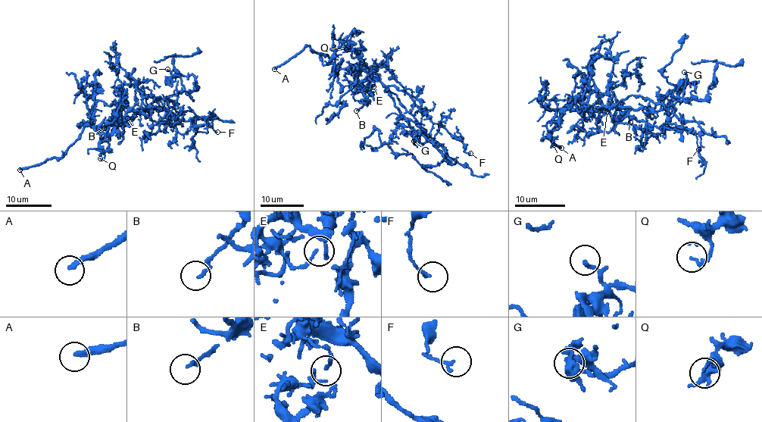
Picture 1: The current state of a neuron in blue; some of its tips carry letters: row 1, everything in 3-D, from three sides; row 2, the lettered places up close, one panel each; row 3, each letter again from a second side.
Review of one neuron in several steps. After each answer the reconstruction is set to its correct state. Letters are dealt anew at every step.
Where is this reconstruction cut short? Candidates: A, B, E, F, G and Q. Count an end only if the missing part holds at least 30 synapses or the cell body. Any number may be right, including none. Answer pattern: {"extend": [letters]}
{"extend": ["A"]}

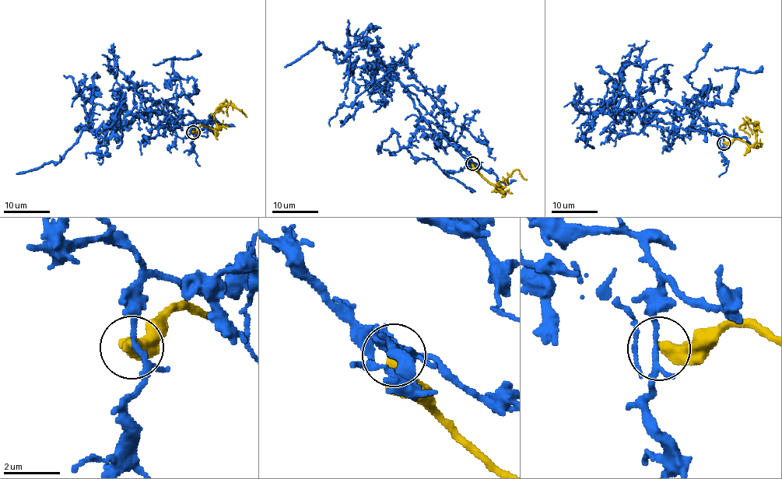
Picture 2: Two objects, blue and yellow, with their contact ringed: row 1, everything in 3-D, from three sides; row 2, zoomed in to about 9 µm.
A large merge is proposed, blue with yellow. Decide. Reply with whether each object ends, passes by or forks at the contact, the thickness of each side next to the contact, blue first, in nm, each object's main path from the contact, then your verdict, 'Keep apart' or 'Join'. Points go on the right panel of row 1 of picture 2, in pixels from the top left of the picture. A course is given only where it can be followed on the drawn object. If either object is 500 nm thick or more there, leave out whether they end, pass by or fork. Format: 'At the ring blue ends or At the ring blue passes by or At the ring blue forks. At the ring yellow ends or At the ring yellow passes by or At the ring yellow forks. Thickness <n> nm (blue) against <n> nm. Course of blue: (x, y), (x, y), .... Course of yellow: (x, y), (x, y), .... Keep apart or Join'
At the ring blue forks. At the ring yellow ends. Thickness 140 nm (blue) against 440 nm. Course of blue: (724, 143), (720, 125), (689, 113), (606, 106), (576, 138), (594, 148). Course of yellow: (724, 143), (730, 143), (734, 139), (752, 145), (755, 141), (755, 124), (744, 122), (739, 127), (749, 137). Keep apart

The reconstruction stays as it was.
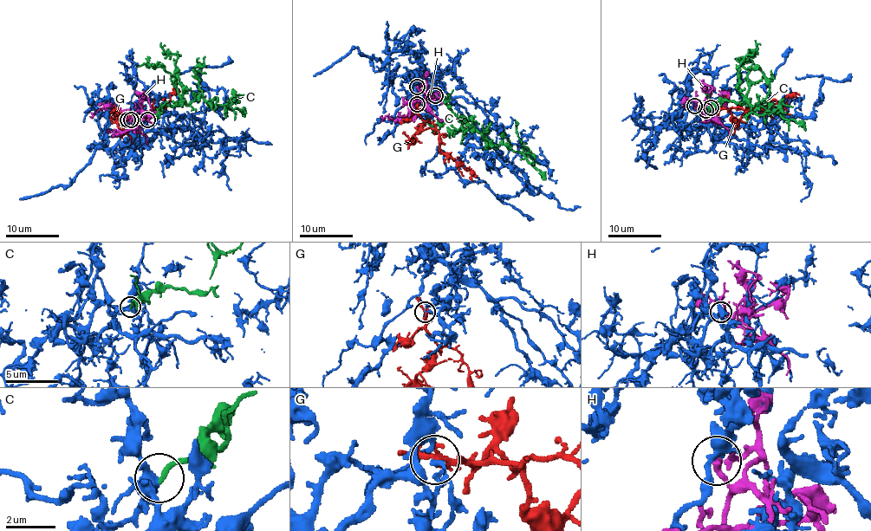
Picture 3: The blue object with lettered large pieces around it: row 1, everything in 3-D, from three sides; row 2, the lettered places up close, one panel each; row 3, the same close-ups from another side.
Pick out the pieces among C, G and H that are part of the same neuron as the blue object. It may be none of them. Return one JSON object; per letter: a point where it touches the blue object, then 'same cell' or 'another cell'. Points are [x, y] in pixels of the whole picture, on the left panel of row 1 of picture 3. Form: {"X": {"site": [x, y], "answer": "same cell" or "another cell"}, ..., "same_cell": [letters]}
{"C": {"site": [147, 119], "answer": "same cell"}, "G": {"site": [127, 119], "answer": "another cell"}, "H": {"site": [131, 119], "answer": "another cell"}, "same_cell": ["C"]}

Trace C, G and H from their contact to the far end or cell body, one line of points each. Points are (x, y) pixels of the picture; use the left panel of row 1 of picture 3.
C: (147, 119), (163, 106), (190, 104), (201, 98), (211, 106), (231, 103), (225, 107), (225, 117)
G: (128, 119), (146, 114), (144, 113), (153, 108), (165, 106), (175, 88)
H: (131, 119), (118, 107), (103, 106), (89, 117)

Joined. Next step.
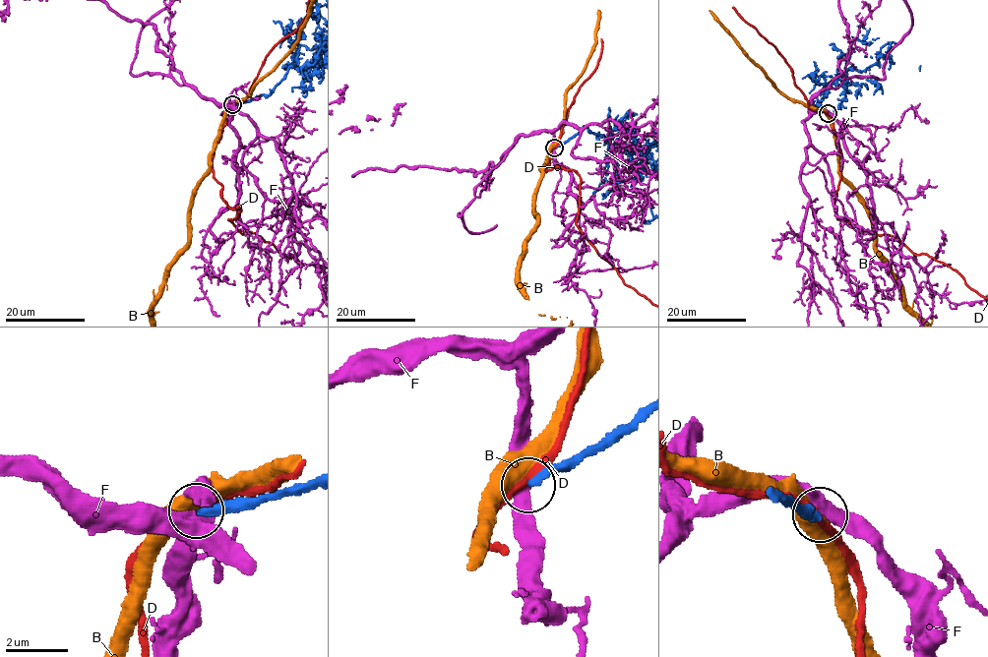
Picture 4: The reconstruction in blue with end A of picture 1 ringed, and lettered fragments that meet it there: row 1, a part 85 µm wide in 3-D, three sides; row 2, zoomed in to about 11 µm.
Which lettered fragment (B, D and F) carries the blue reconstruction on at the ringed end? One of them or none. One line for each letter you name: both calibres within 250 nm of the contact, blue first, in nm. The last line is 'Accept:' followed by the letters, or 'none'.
Accept: none

